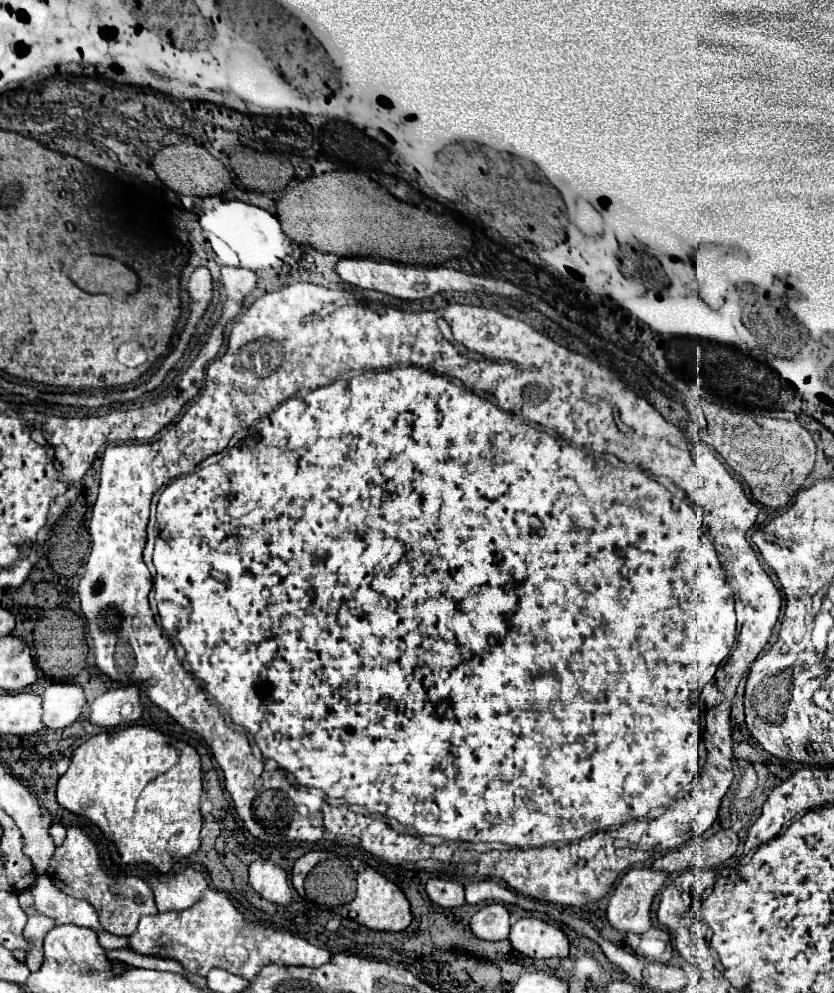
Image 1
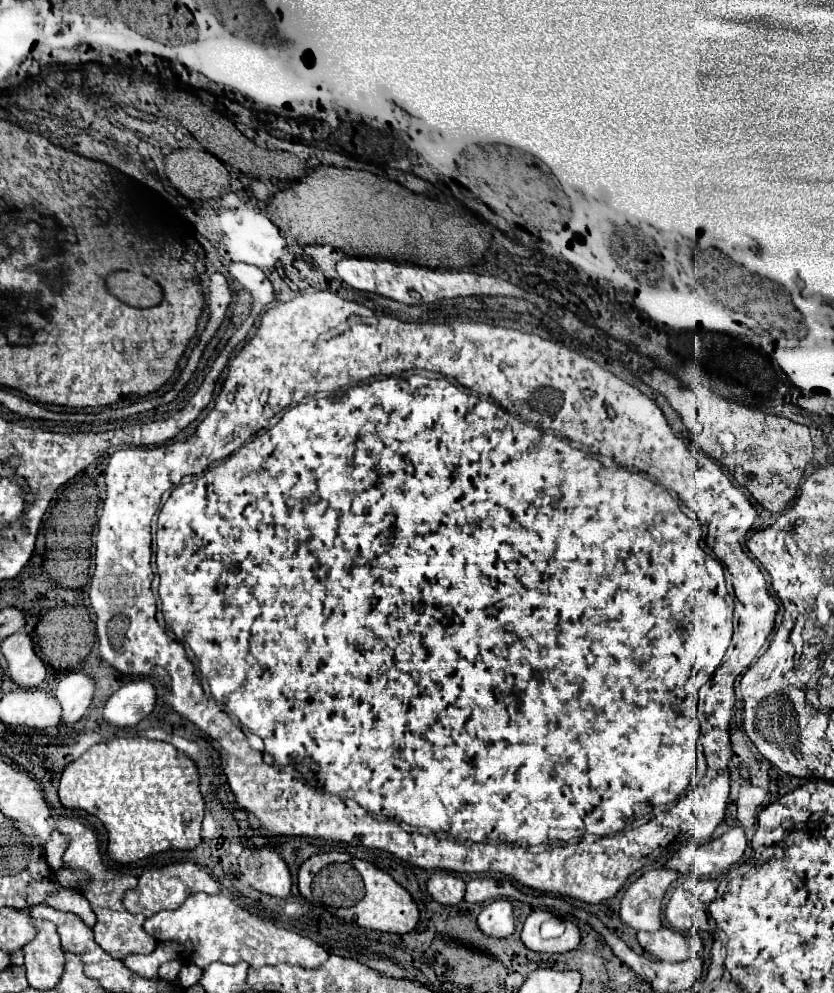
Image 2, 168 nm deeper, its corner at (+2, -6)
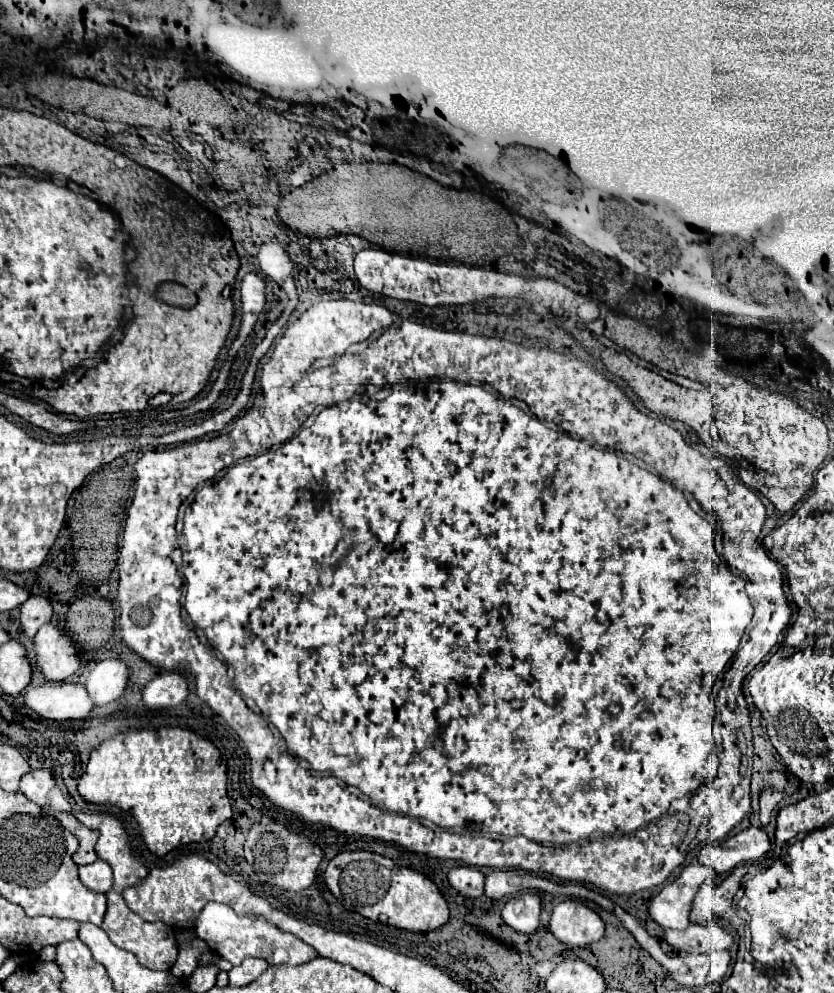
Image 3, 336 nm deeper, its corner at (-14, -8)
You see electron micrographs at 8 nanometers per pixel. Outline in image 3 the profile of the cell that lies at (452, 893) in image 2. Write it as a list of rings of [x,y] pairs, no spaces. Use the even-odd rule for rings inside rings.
[[[458,866],[448,874],[450,884],[464,896],[478,898],[484,894],[484,874],[476,866]]]

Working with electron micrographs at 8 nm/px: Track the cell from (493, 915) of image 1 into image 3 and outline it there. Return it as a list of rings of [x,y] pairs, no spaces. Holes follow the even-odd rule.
[[[522,892],[506,902],[502,918],[514,930],[530,934],[536,932],[536,928],[540,926],[540,912],[542,912],[540,896],[534,892]]]

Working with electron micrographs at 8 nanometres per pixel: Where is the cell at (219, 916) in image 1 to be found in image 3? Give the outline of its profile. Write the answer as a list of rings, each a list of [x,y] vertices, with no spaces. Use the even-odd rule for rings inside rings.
[[[218,902],[204,906],[204,912],[200,912],[196,920],[196,934],[210,944],[212,952],[226,958],[234,966],[238,966],[248,956],[264,958],[268,960],[268,964],[290,964],[290,966],[298,966],[316,958],[312,948],[308,948],[308,944],[304,944],[300,938],[278,930],[276,926],[264,922],[262,918],[238,916],[230,906]]]

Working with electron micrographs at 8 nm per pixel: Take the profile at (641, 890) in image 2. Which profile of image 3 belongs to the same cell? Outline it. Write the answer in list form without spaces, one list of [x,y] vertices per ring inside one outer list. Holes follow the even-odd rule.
[[[692,862],[682,870],[682,874],[672,884],[664,886],[662,892],[652,900],[650,916],[662,928],[676,928],[676,930],[688,928],[692,900],[700,884],[704,884],[712,876],[714,876],[714,870],[710,866]]]

